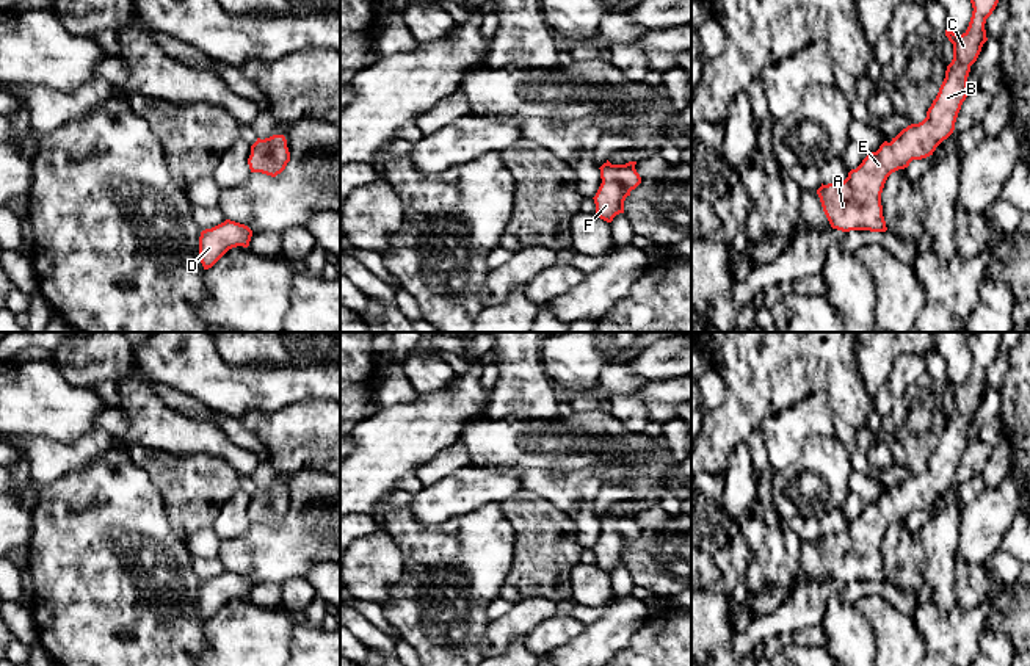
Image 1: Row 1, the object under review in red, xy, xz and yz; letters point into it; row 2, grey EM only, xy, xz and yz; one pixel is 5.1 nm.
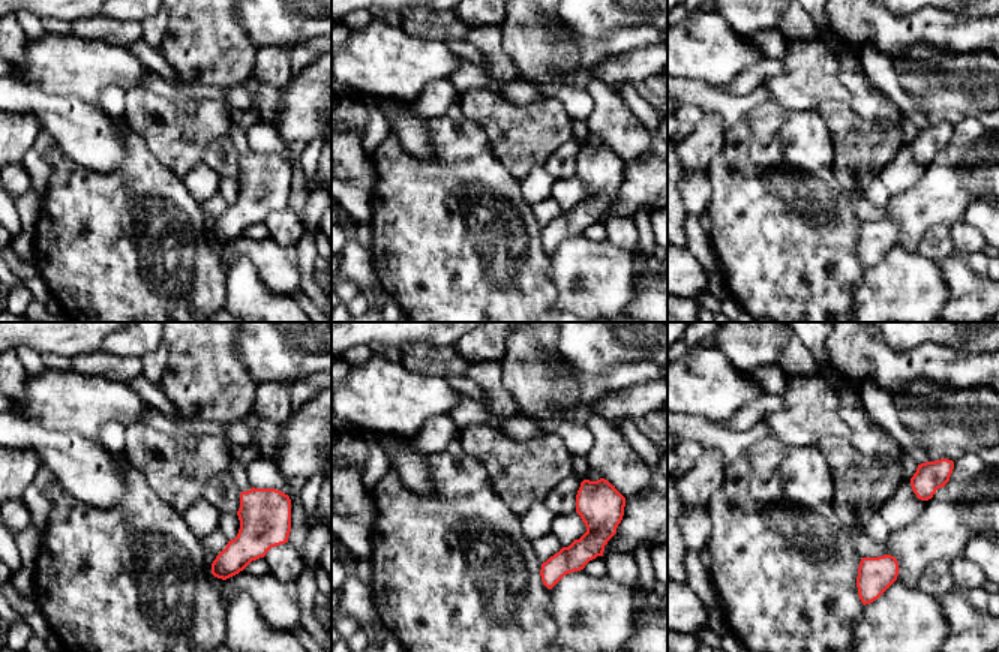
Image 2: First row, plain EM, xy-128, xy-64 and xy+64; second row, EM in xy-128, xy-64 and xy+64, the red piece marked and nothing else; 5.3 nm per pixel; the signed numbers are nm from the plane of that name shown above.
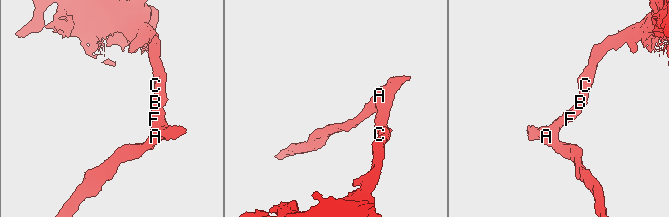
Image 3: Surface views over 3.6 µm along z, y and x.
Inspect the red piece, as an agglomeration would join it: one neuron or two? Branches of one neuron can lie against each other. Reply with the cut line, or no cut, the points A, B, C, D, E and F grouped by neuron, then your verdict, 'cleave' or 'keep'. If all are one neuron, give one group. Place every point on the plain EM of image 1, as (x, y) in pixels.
no cut; A B C D E F; keep

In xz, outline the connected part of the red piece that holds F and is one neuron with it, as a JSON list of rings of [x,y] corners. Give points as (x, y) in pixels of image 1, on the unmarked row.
[[[608,511],[599,519],[602,534],[596,544],[596,566],[611,574],[619,564],[624,564],[624,552],[630,542],[641,534],[641,528],[635,520],[636,512],[626,516],[611,516]]]

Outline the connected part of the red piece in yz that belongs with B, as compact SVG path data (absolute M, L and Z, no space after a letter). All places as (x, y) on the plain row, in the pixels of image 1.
M972 332L967 337L972 368L963 385L945 381L953 395L953 411L927 469L903 480L890 494L884 492L876 503L867 505L843 533L821 534L817 541L832 580L887 581L881 556L884 534L892 523L908 519L912 511L933 506L953 484L961 456L970 443L967 440L970 417L988 392L985 375L999 354L1002 337L1003 332Z

